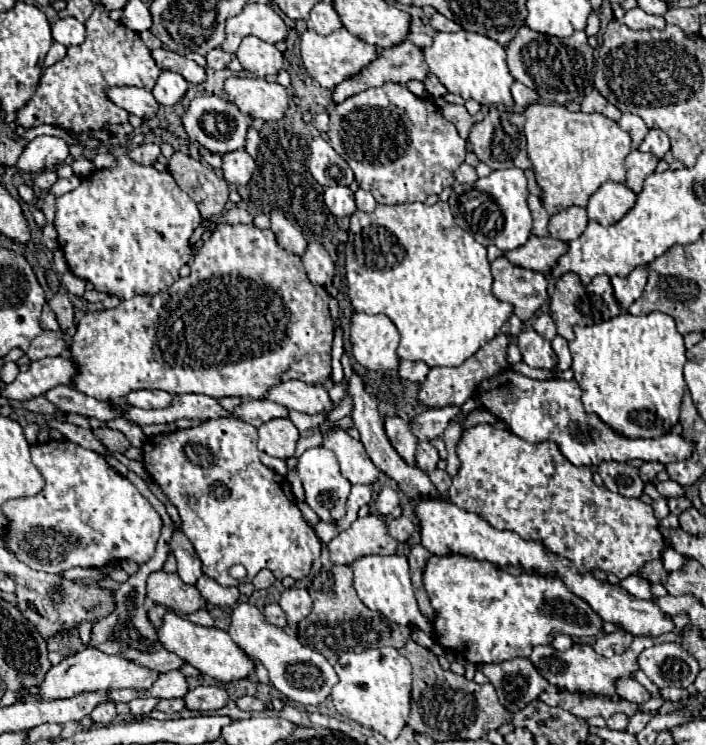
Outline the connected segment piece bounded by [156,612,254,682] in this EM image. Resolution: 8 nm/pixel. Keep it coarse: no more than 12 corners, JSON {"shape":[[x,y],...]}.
{"shape":[[166,612],[158,642],[218,682],[246,678],[252,660],[228,632]]}

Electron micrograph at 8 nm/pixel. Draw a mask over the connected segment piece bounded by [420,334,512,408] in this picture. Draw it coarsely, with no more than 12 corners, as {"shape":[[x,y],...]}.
{"shape":[[498,334],[464,364],[432,368],[420,402],[464,404],[480,382],[510,368],[510,334]]}

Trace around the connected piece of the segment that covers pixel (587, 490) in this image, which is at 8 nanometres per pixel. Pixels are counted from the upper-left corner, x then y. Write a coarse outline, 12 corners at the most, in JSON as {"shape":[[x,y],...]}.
{"shape":[[462,432],[450,500],[622,580],[664,552],[652,506],[556,442]]}

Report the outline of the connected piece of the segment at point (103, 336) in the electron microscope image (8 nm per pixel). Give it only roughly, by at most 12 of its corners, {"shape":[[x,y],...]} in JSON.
{"shape":[[272,230],[78,322],[74,388],[268,398],[330,378],[328,294]]}

